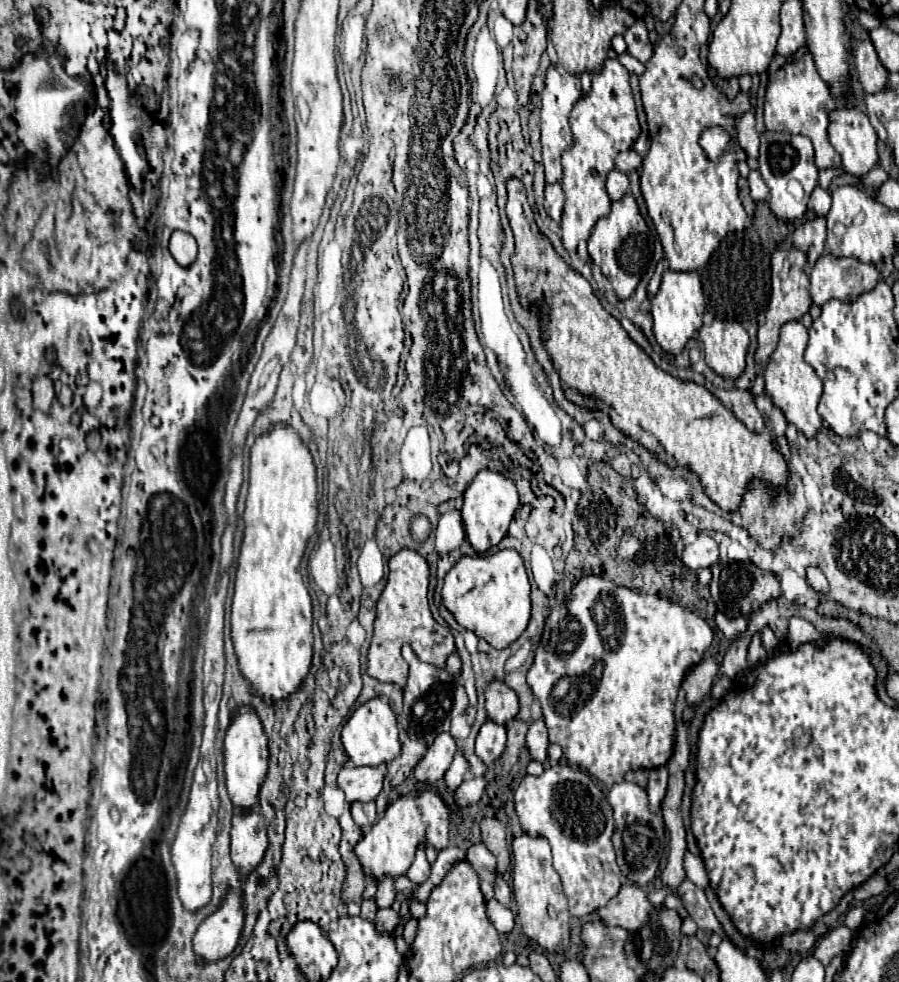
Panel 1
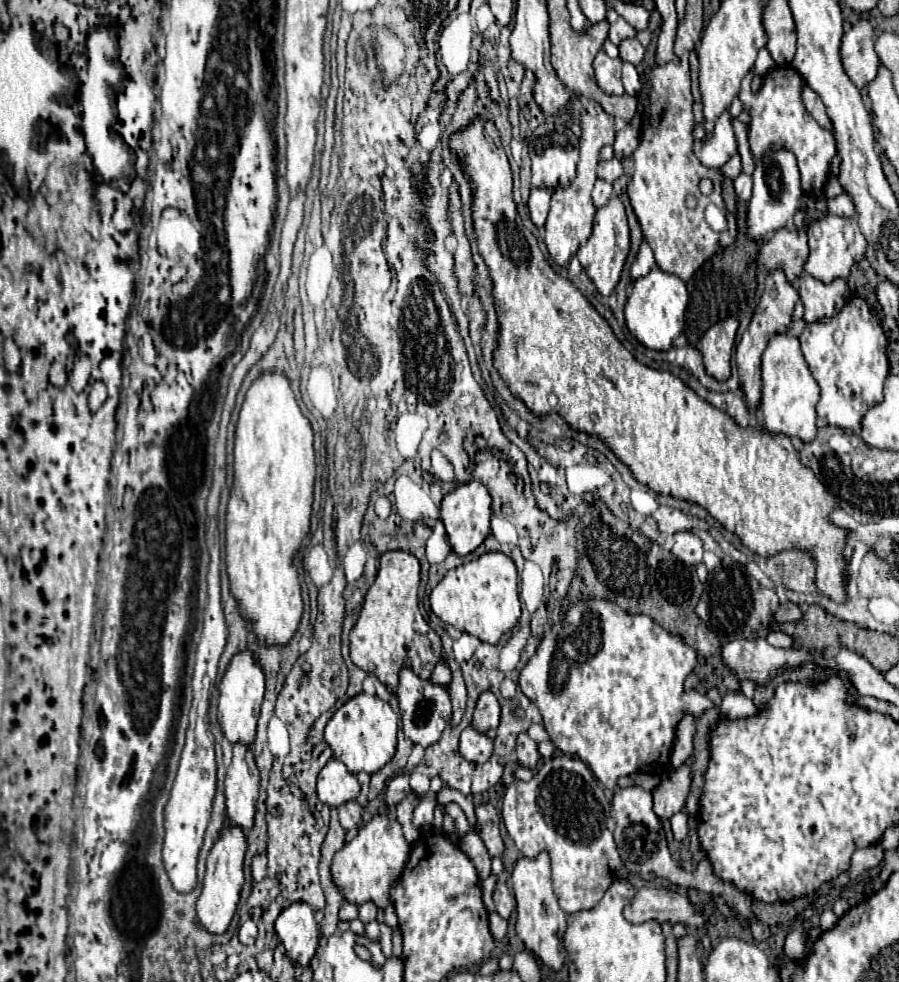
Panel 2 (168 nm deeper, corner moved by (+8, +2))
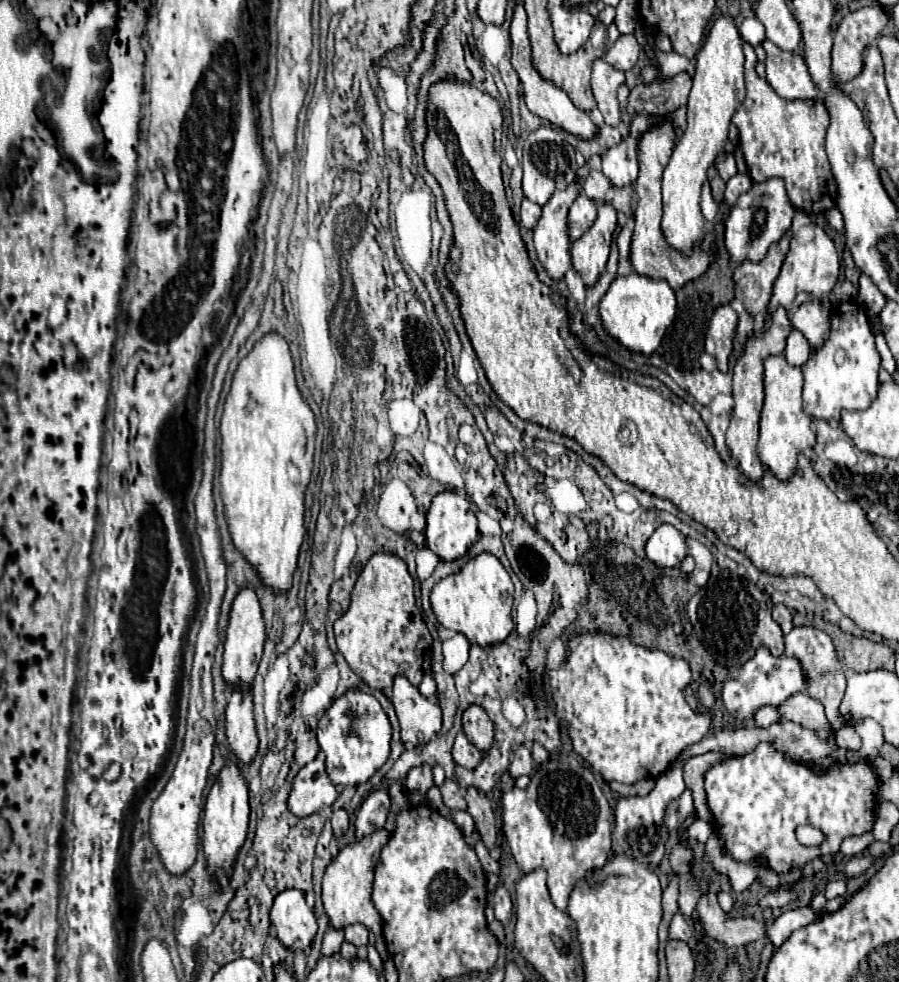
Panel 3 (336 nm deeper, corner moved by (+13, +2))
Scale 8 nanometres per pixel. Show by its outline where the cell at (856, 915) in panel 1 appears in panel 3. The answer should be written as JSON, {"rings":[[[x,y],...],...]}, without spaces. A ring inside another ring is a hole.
{"rings":[[[830,881],[826,887],[826,899],[842,897],[846,893],[846,883],[844,881]]]}

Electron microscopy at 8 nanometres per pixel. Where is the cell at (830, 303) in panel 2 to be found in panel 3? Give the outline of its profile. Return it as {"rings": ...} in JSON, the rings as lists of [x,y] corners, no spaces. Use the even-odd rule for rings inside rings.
{"rings":[[[806,301],[790,317],[792,327],[798,329],[810,343],[812,349],[822,347],[830,335],[830,309],[818,301]]]}

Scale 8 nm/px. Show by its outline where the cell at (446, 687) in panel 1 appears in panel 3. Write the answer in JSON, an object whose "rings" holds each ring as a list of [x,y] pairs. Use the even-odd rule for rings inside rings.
{"rings":[[[406,677],[394,679],[392,703],[400,721],[402,741],[412,745],[428,743],[442,727],[442,709],[436,699],[424,697]]]}

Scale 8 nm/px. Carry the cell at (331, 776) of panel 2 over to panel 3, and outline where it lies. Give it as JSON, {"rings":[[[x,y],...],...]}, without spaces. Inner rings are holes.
{"rings":[[[324,755],[316,757],[294,777],[294,787],[288,797],[288,807],[298,817],[316,813],[322,807],[330,807],[338,799],[338,789],[330,781],[324,765]]]}

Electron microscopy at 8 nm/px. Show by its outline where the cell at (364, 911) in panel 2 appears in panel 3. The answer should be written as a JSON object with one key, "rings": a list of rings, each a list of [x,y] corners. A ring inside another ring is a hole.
{"rings":[[[362,923],[348,925],[344,931],[346,931],[346,941],[354,943],[356,947],[358,947],[358,945],[366,945],[366,943],[368,943],[368,929],[366,929]]]}

